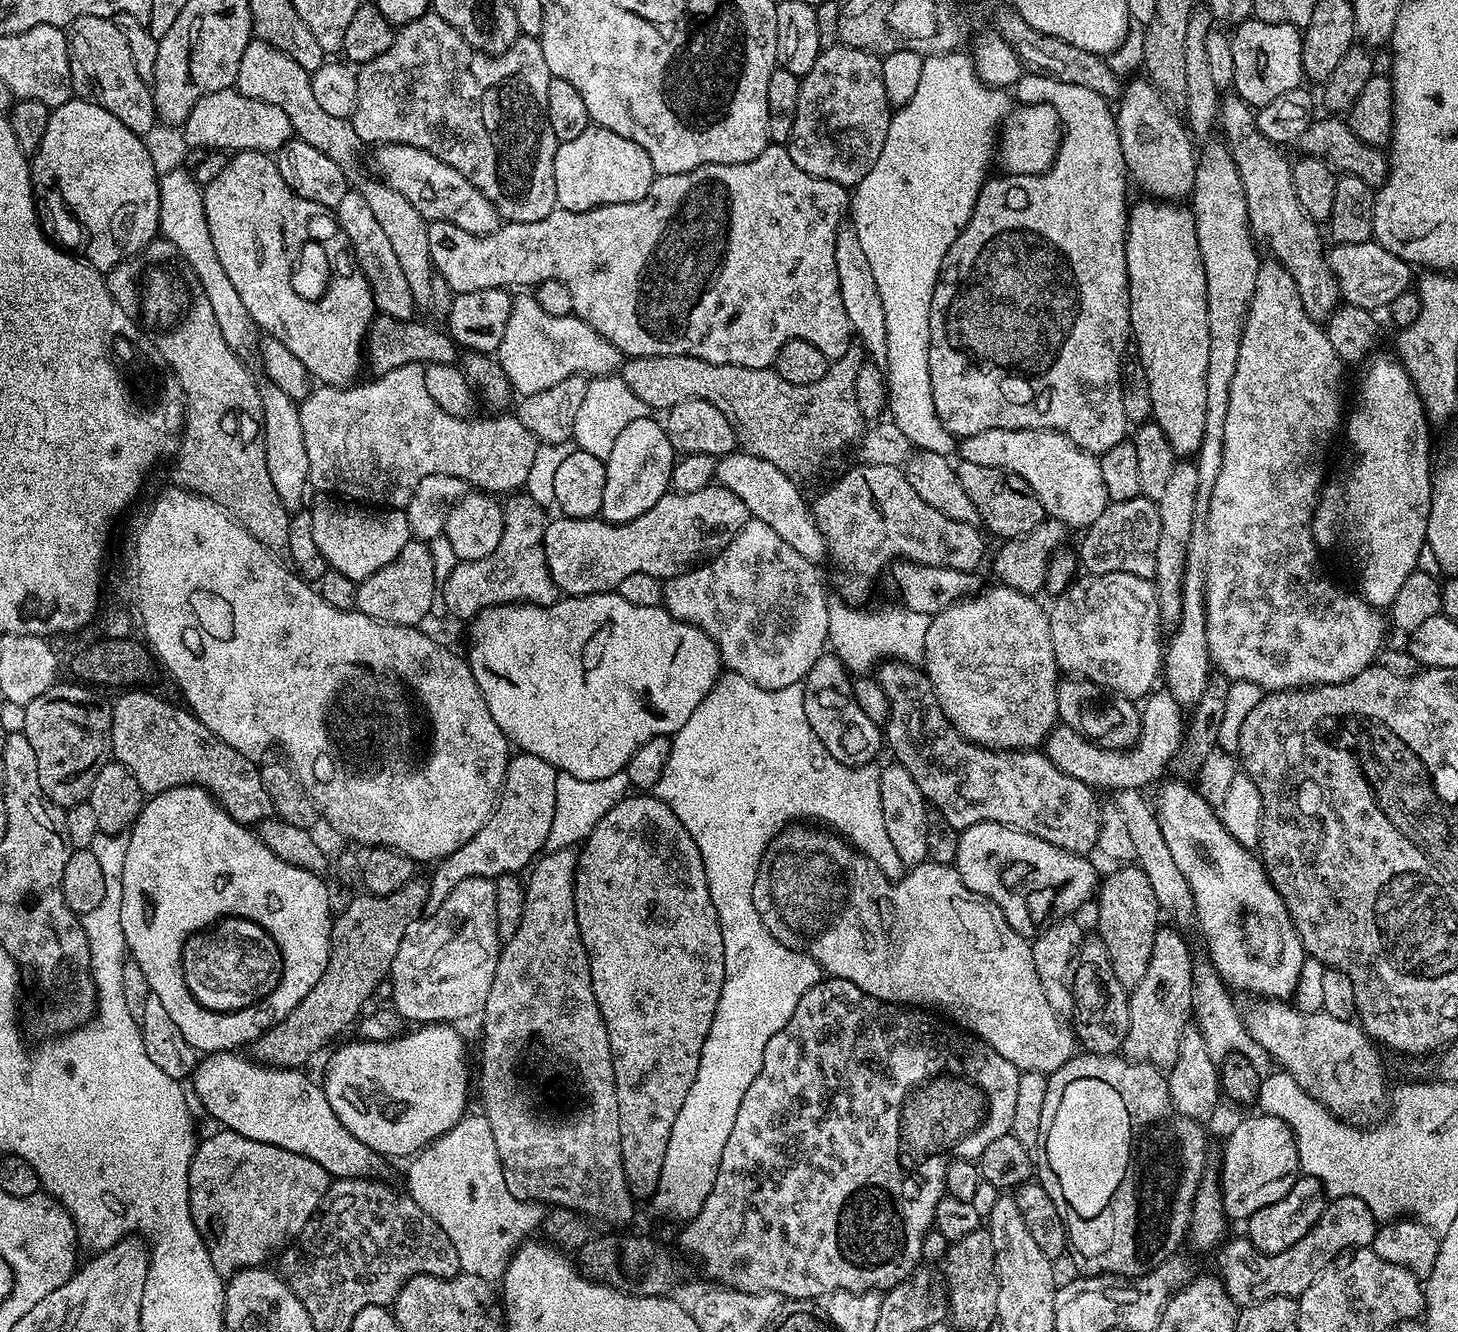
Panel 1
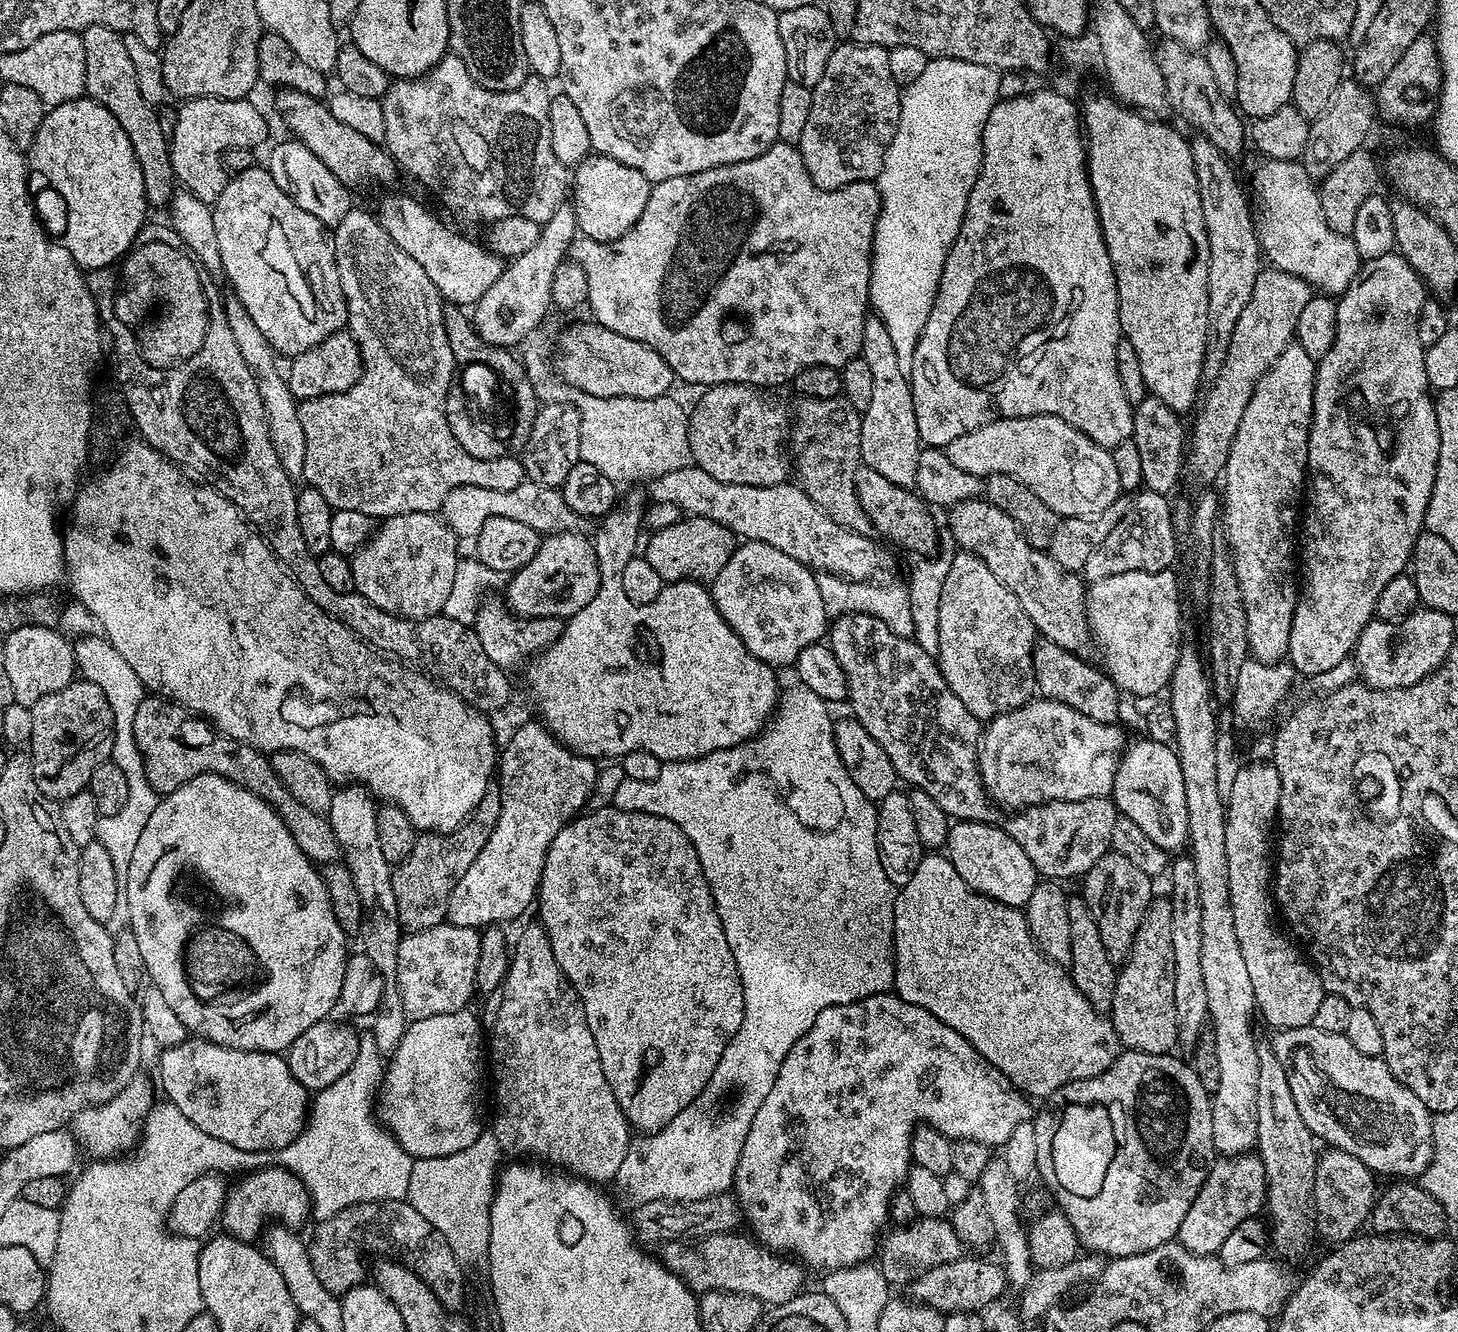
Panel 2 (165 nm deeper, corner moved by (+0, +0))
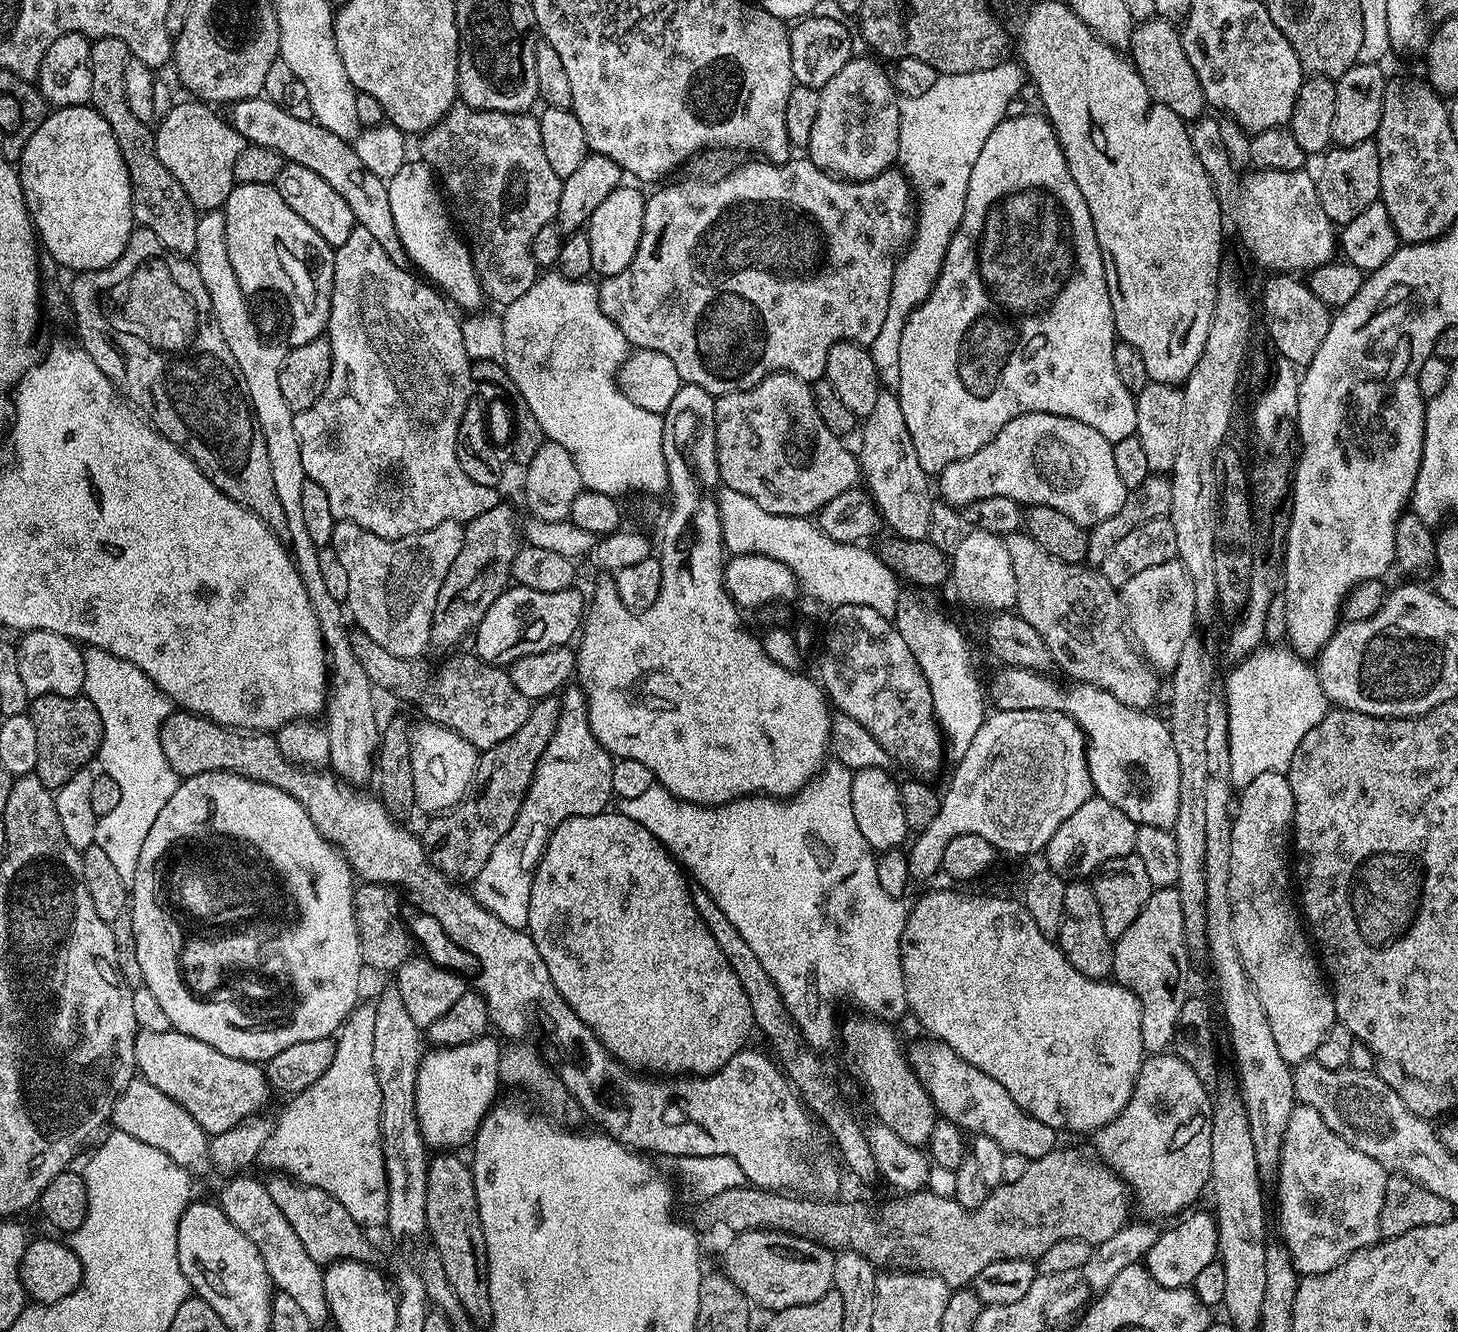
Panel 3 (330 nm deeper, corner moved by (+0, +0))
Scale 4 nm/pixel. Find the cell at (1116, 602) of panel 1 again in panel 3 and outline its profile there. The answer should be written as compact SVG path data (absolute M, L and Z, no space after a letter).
M1172 559L1153 566L1130 578L1119 589L1120 603L1126 613L1126 628L1145 660L1157 673L1168 674L1176 667L1178 657L1198 624L1194 606L1194 586L1180 561Z

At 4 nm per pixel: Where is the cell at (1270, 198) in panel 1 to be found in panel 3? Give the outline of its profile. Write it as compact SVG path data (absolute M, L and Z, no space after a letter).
M1153 18L1141 20L1132 29L1130 59L1136 72L1146 82L1146 90L1162 106L1174 110L1186 122L1200 119L1206 112L1204 91L1198 82L1198 74L1194 74L1194 66L1186 58L1186 50L1182 50L1180 33L1177 25L1171 20Z

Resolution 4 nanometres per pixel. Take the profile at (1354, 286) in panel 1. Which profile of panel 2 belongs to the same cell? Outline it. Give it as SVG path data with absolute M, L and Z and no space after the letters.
M1270 159L1260 163L1264 163L1256 168L1256 192L1260 195L1260 214L1258 210L1254 225L1263 259L1279 272L1289 272L1302 278L1321 293L1342 294L1356 281L1362 267L1360 251L1354 246L1351 236L1343 236L1326 226L1320 193L1314 187L1314 181L1306 174L1303 163Z

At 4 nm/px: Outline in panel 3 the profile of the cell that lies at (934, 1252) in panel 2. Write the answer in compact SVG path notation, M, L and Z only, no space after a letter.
M1057 1146L1050 1154L1044 1154L1042 1158L1031 1161L1029 1163L1026 1174L1022 1174L1022 1178L1018 1178L1018 1182L1003 1183L998 1188L991 1189L986 1198L986 1202L982 1202L982 1206L977 1208L963 1208L954 1198L938 1198L938 1194L930 1191L909 1192L901 1195L900 1200L892 1200L889 1204L884 1204L881 1208L867 1208L864 1204L832 1204L836 1202L821 1202L816 1198L799 1198L791 1194L783 1194L780 1192L766 1192L761 1188L753 1188L745 1186L735 1188L734 1190L726 1190L723 1194L718 1194L714 1198L703 1201L700 1216L708 1224L725 1224L729 1228L729 1233L739 1234L742 1232L789 1232L795 1236L802 1236L807 1240L818 1242L823 1248L831 1248L833 1250L847 1250L849 1252L857 1252L862 1254L876 1265L880 1270L915 1270L918 1272L926 1272L938 1278L942 1278L942 1282L946 1282L949 1289L955 1290L971 1285L977 1278L978 1274L982 1274L982 1270L986 1270L986 1266L991 1266L994 1262L1002 1262L1003 1260L1031 1260L1035 1261L1042 1254L1046 1254L1046 1250L1050 1250L1050 1246L1054 1246L1054 1242L1062 1242L1068 1238L1074 1238L1086 1242L1090 1245L1098 1245L1106 1242L1110 1238L1114 1238L1114 1234L1118 1234L1128 1227L1130 1217L1128 1215L1134 1212L1134 1200L1128 1191L1128 1185L1099 1158L1093 1158L1091 1155L1083 1156L1080 1152L1075 1152L1072 1148L1064 1148Z

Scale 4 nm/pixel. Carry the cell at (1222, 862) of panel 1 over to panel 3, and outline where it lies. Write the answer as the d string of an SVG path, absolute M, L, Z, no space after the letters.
M1007 666L999 669L1001 672L992 680L992 685L987 685L986 692L996 703L995 707L1001 712L1006 710L1050 710L1051 712L1064 712L1068 717L1075 722L1078 727L1084 731L1086 737L1086 753L1088 756L1088 773L1092 779L1092 787L1095 795L1100 796L1106 802L1110 802L1114 806L1118 806L1118 810L1122 810L1122 814L1126 814L1126 818L1130 818L1136 825L1145 824L1146 826L1158 826L1169 830L1175 829L1176 819L1178 818L1178 757L1174 755L1174 742L1170 742L1170 730L1167 723L1163 719L1160 720L1156 716L1151 716L1153 713L1148 710L1131 708L1122 702L1118 702L1118 698L1114 698L1114 694L1110 694L1106 690L1096 688L1093 684L1073 683L1073 688L1064 689L1056 680L1051 680L1051 675L1043 672L1032 672L1029 668L1009 668Z

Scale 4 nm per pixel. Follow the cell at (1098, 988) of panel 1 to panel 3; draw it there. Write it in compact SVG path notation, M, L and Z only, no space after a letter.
M1080 878L1065 883L1058 947L1066 962L1070 962L1070 966L1086 978L1107 981L1112 976L1114 966L1113 943L1113 937L1108 936L1102 926L1102 913L1098 910L1098 898L1094 898L1091 883Z

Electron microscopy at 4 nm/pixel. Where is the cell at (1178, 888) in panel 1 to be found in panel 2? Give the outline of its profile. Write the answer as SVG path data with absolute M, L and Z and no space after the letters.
M1311 1026L1306 1028L1285 1028L1275 1033L1276 1041L1271 1041L1270 1047L1274 1050L1274 1054L1278 1058L1278 1062L1282 1062L1282 1066L1286 1070L1286 1078L1290 1078L1290 1090L1294 1094L1294 1102L1298 1106L1298 1114L1302 1114L1302 1122L1306 1122L1306 1126L1312 1131L1317 1141L1323 1142L1328 1148L1337 1148L1346 1154L1354 1154L1354 1158L1358 1158L1358 1162L1365 1164L1373 1174L1379 1174L1381 1177L1392 1176L1388 1178L1419 1178L1430 1166L1432 1161L1432 1122L1433 1113L1422 1102L1422 1098L1415 1096L1409 1088L1402 1086L1402 1082L1398 1082L1398 1078L1394 1078L1394 1074L1388 1069L1388 1063L1379 1055L1367 1056L1364 1052L1359 1052L1354 1045L1347 1039L1345 1033L1330 1034L1323 1032Z

